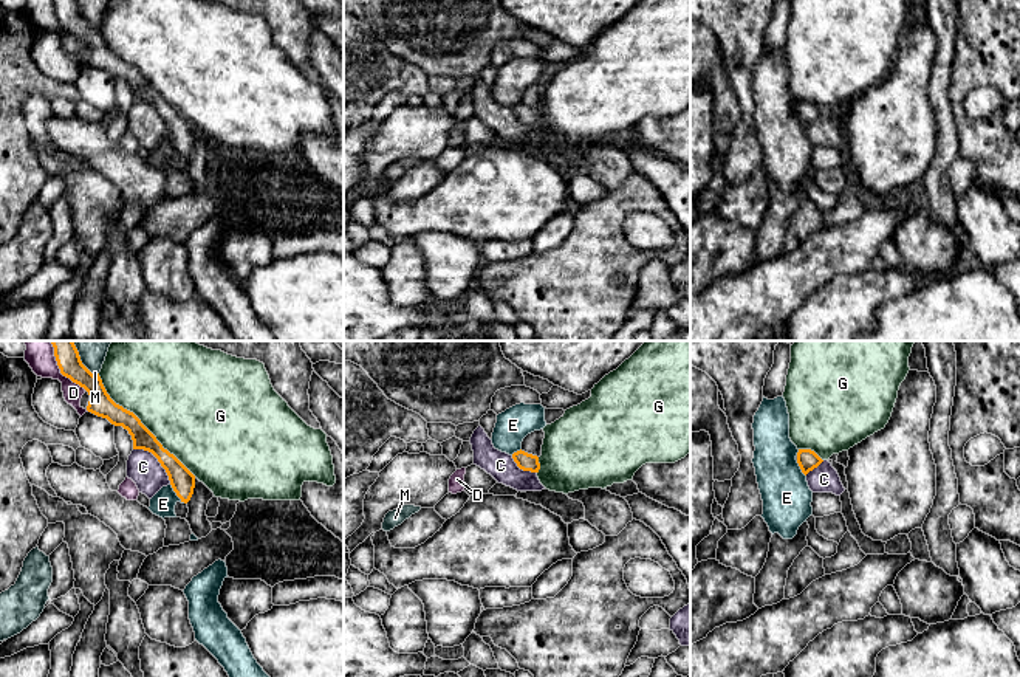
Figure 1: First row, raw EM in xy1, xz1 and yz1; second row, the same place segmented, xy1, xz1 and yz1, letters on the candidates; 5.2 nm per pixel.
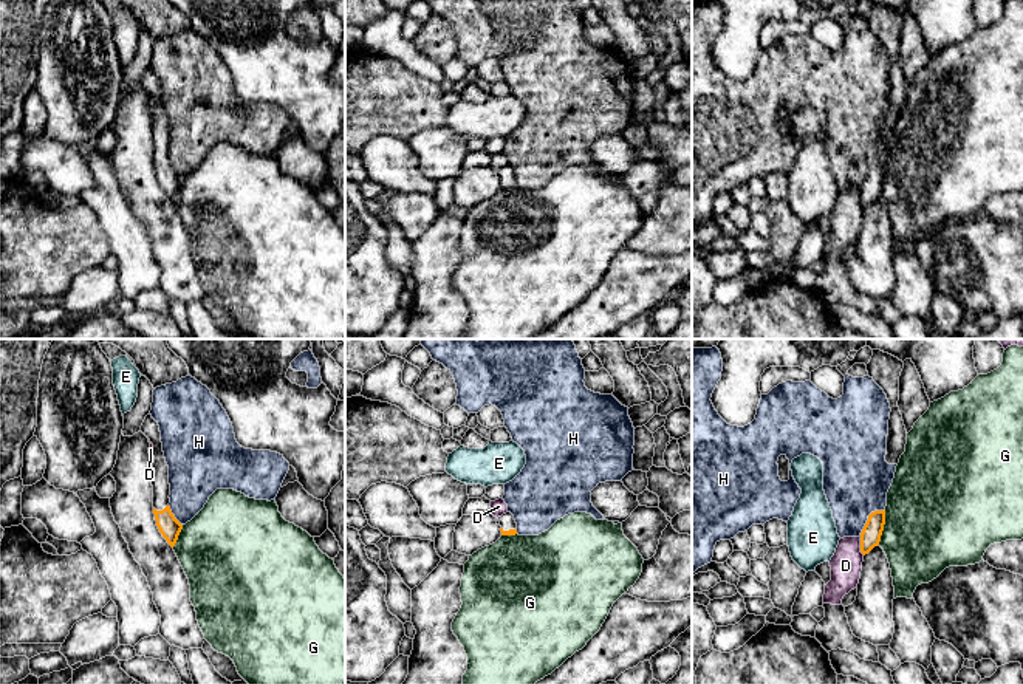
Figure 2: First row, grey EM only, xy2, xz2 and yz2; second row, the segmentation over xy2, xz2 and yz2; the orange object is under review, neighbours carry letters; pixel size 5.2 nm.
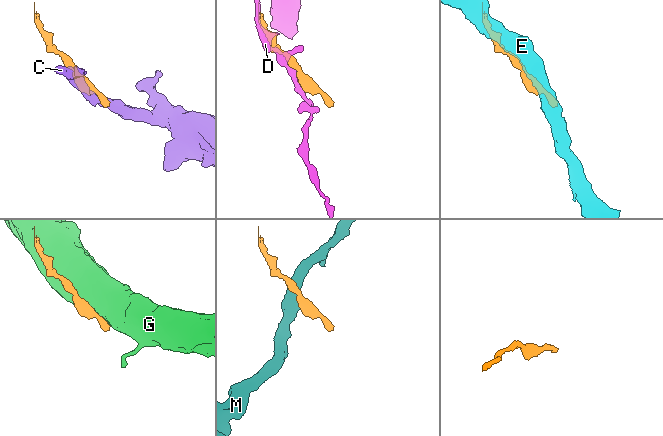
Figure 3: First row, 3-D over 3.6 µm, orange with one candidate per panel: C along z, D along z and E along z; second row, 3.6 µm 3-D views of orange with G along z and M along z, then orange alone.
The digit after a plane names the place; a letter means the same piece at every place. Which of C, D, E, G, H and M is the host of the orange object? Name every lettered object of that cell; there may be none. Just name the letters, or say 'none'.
none

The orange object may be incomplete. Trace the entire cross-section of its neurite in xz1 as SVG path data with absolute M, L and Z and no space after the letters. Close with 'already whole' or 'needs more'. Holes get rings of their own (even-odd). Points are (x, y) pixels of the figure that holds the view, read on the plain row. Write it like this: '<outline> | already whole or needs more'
M522 102L514 105L512 112L517 116L517 119L523 124L539 125L540 122L539 110L528 107Z | already whole

